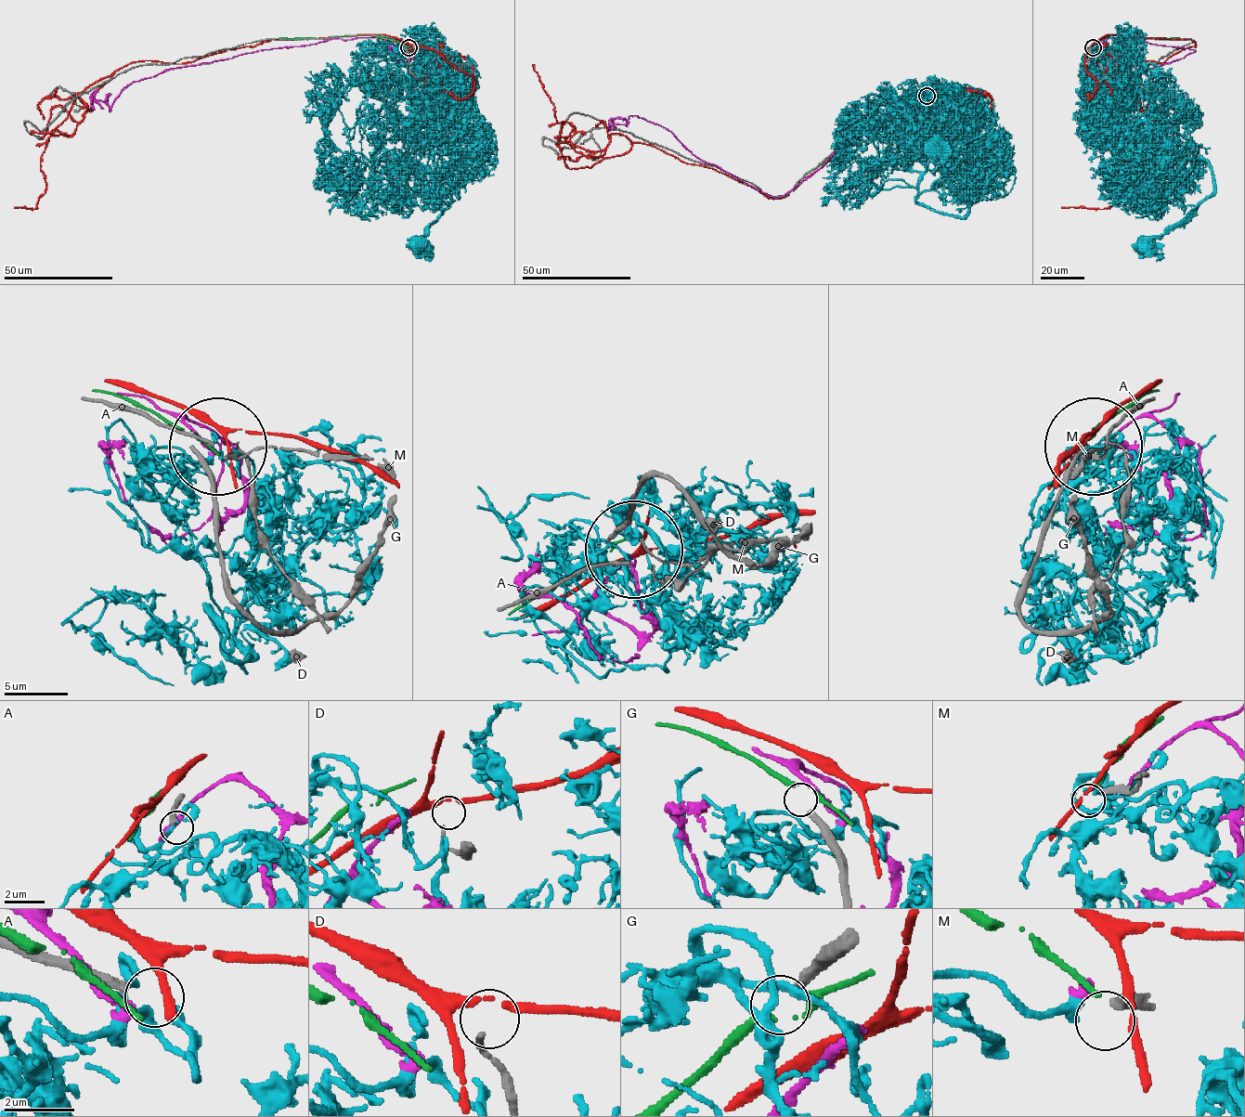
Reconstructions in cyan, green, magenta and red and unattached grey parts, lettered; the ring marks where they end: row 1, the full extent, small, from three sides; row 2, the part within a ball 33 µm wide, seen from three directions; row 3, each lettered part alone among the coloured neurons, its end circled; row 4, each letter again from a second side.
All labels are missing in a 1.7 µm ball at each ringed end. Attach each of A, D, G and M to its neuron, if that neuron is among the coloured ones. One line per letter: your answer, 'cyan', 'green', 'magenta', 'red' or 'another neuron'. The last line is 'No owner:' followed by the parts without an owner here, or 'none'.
A: another neuron
D: another neuron
G: another neuron
M: another neuron
No owner: A, D, G, M

